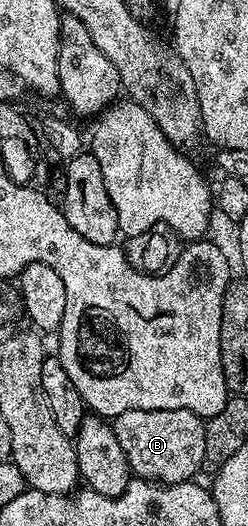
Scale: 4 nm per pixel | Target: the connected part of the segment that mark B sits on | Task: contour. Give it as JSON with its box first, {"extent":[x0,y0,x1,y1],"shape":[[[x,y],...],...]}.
{"extent":[112,410,206,486],"shape":[[[128,410],[124,414],[113,417],[112,427],[116,434],[116,442],[120,442],[130,463],[131,473],[135,477],[169,486],[197,477],[194,475],[197,474],[198,467],[203,467],[206,425],[203,417],[192,414],[188,410]]]}

